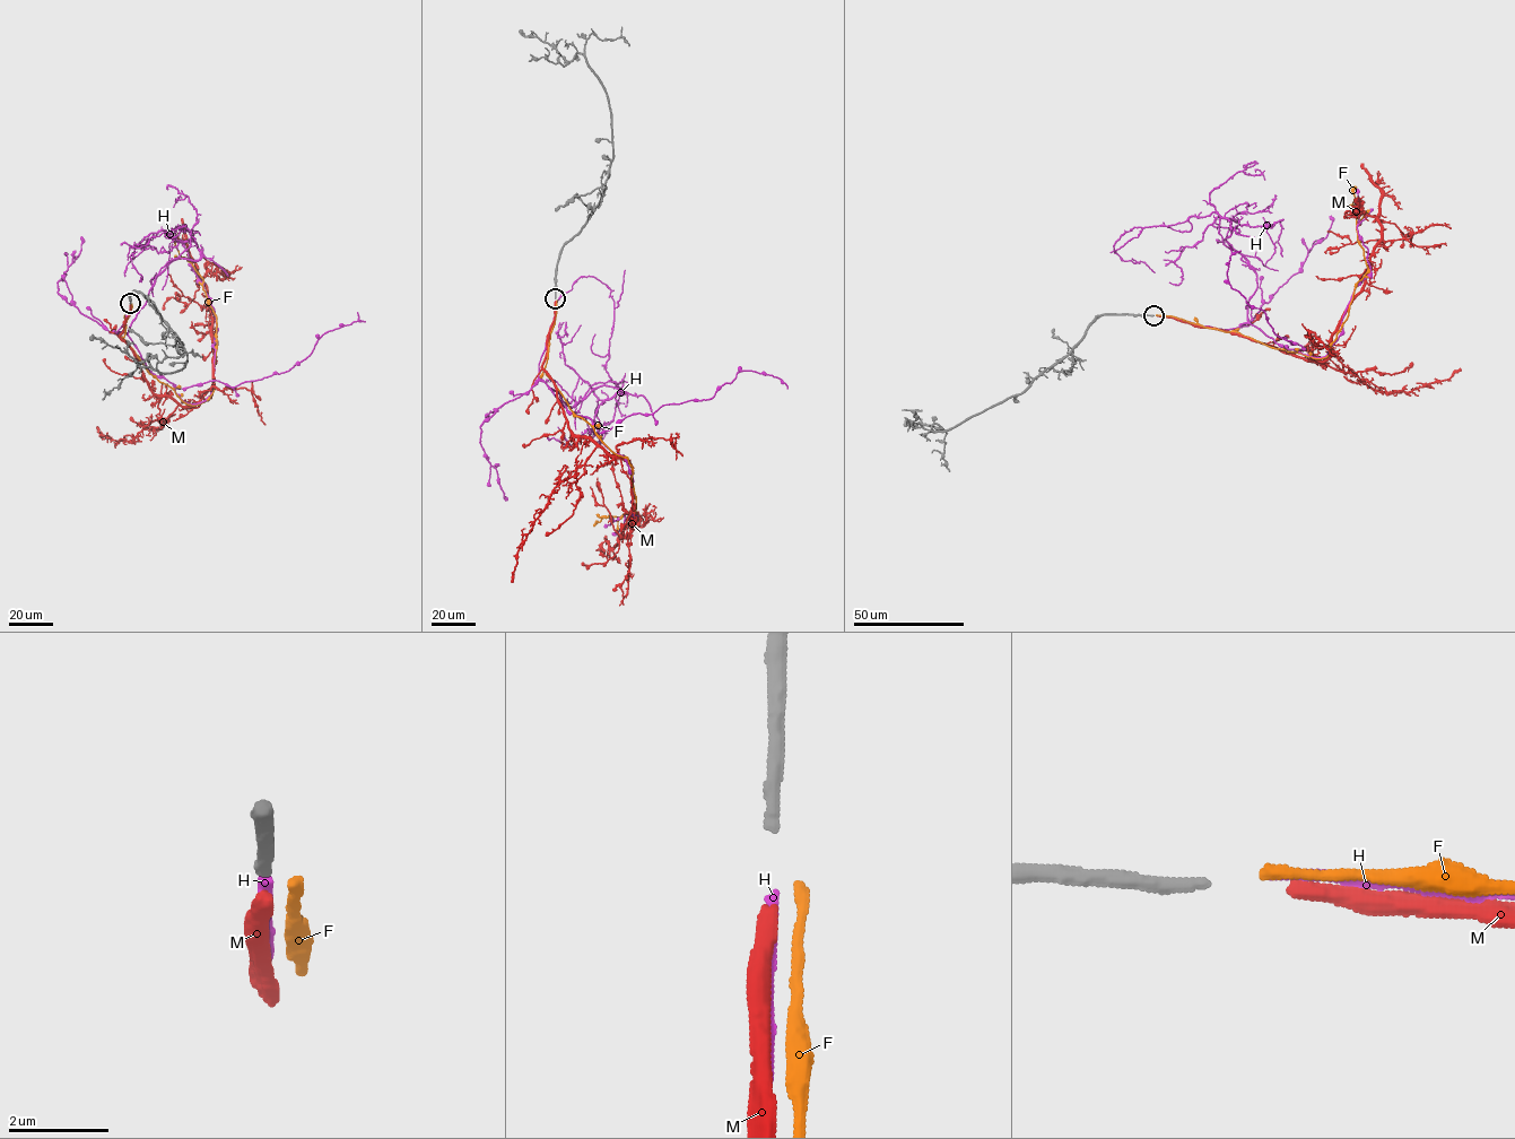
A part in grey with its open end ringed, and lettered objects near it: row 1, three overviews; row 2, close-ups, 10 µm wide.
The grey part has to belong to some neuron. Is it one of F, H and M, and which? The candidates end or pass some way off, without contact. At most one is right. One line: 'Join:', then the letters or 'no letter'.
Join: M

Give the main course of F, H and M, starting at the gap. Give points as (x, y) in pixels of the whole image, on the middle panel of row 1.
F: (556, 300), (546, 375), (569, 409), (612, 451), (625, 457), (633, 470), (636, 514), (603, 518), (593, 525)
H: (555, 301), (538, 377), (567, 410), (590, 419), (633, 474), (637, 516), (606, 525)
M: (555, 301), (542, 368), (568, 429), (630, 467), (627, 538), (619, 538), (618, 550), (606, 562), (582, 563)

